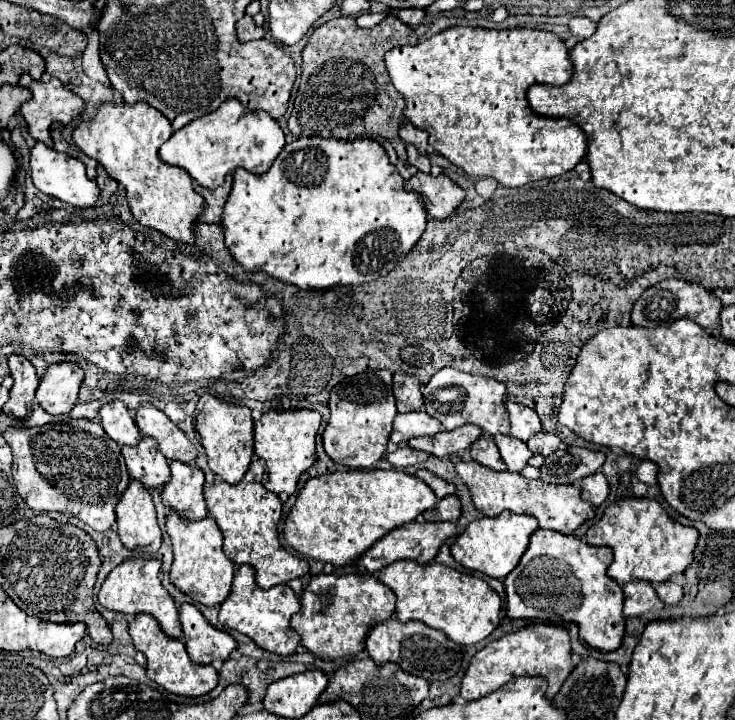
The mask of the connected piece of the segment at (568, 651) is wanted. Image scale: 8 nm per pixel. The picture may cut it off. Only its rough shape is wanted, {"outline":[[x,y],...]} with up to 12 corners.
{"outline":[[528,623],[482,647],[460,695],[474,701],[512,677],[574,671],[566,625]]}

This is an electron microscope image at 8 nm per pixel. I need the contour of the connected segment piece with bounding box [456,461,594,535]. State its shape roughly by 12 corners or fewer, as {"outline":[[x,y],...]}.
{"outline":[[458,461],[474,507],[534,515],[566,535],[594,517],[574,485]]}

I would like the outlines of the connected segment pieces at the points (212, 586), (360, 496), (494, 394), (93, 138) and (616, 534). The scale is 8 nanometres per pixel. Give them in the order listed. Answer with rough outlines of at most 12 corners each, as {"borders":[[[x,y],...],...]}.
{"borders":[[[166,517],[170,581],[204,605],[232,591],[234,563],[212,517]],[[398,469],[304,483],[282,533],[342,567],[438,499]],[[440,369],[424,411],[446,431],[510,433],[504,383]],[[146,103],[102,105],[74,143],[132,215],[192,245],[204,197],[160,163],[172,135]],[[620,497],[586,533],[608,575],[666,581],[692,563],[698,531],[650,497]]]}

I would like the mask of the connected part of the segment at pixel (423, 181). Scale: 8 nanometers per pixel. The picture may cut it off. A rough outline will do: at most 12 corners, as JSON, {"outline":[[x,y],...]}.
{"outline":[[416,173],[406,191],[422,195],[428,215],[450,217],[464,189],[446,175]]}

